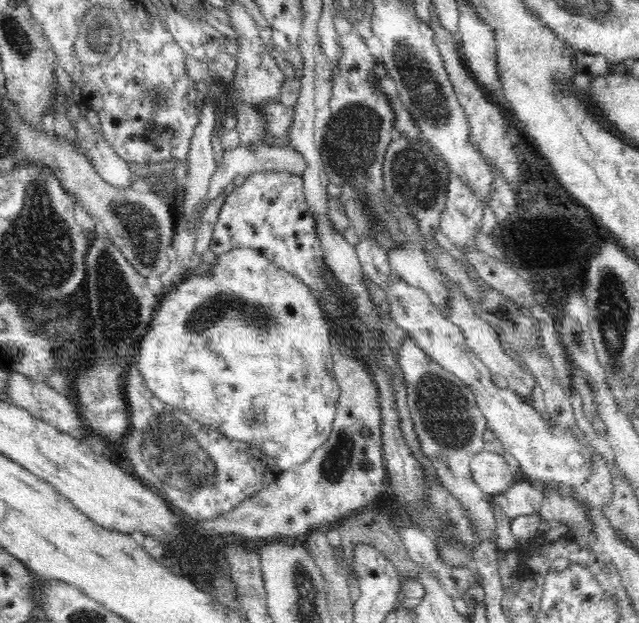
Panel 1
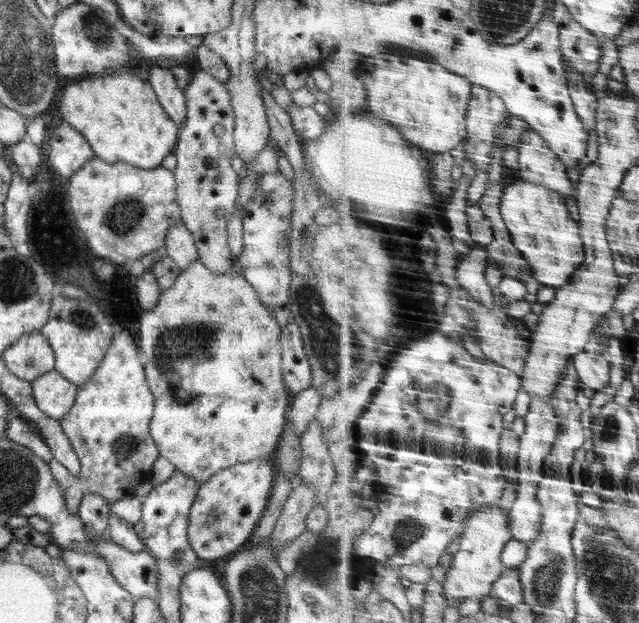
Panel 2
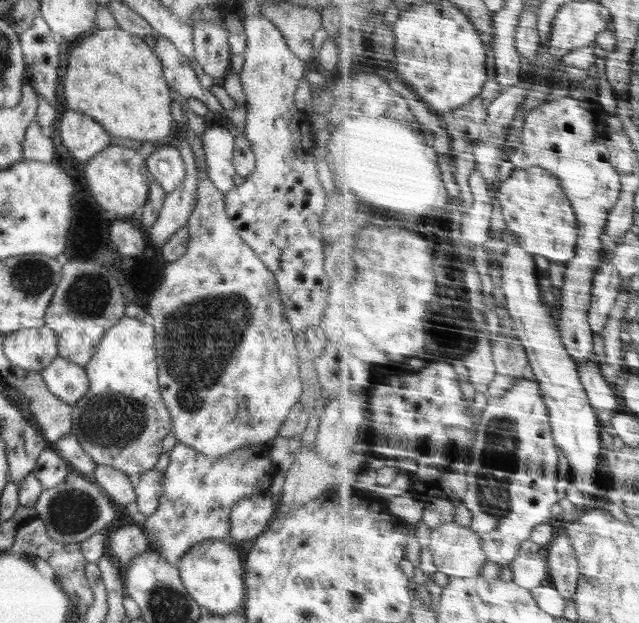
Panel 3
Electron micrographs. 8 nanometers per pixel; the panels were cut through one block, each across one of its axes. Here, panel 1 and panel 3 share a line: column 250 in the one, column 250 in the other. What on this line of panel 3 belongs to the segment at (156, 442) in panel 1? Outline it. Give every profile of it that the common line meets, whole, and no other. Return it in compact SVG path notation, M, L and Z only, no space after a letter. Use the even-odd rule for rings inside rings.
M177 442L169 452L170 464L164 471L162 496L158 498L158 508L154 514L147 516L147 521L141 526L149 540L150 550L156 550L160 555L176 568L179 560L189 548L195 544L214 538L228 540L230 532L230 509L240 499L266 494L278 473L277 466L270 461L270 443L259 448L237 448L222 458L208 458L201 452Z

